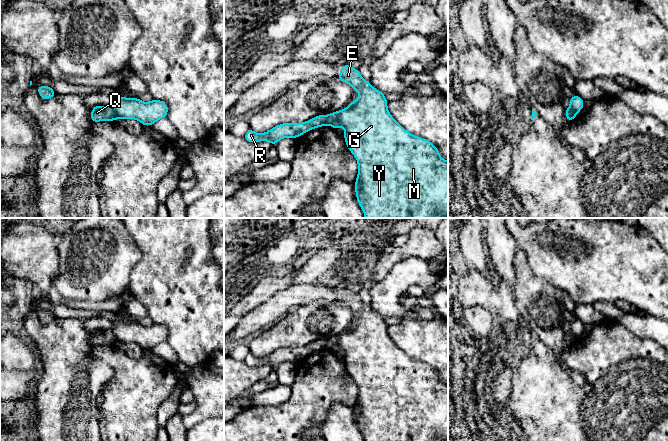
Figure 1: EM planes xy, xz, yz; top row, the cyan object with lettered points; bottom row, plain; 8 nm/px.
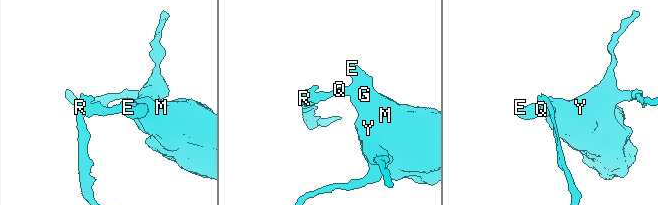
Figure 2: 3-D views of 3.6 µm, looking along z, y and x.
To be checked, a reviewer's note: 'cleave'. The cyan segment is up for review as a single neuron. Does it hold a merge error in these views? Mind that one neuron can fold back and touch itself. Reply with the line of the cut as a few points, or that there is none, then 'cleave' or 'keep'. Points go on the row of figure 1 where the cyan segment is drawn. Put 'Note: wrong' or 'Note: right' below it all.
cut in xz along (339, 112), (337, 117), (329, 124); cleave
Note: right

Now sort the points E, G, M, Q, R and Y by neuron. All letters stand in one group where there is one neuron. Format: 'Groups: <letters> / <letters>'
Groups: E G M Y / Q R

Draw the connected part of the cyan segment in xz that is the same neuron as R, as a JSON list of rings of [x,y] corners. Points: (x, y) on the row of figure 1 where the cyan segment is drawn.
[[[335,111],[328,115],[318,115],[303,123],[282,123],[265,133],[255,133],[251,128],[245,133],[244,138],[250,143],[268,141],[274,146],[283,138],[298,138],[310,130],[330,125],[337,119],[339,112]]]

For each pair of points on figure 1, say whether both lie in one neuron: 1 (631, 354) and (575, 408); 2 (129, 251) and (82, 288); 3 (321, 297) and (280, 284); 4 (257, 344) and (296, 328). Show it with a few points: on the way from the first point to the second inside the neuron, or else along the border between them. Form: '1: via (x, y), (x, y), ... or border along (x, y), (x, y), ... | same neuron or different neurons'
1: via (617, 368), (589, 396) | same neuron
2: via (117, 253), (94, 276) | same neuron
3: border along (290, 284), (278, 290), (269, 299) | different neurons
4: via (267, 342), (282, 334), (286, 334) | same neuron

